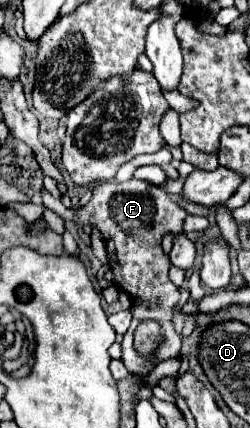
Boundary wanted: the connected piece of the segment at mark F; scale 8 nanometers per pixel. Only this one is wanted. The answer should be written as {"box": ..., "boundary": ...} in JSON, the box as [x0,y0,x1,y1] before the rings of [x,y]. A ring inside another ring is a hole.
{"box":[41,180,187,378],"boundary":[[[143,180],[97,184],[93,188],[93,198],[79,212],[67,210],[63,206],[63,202],[55,200],[45,188],[41,190],[41,196],[43,196],[43,204],[47,208],[55,210],[63,220],[91,224],[91,216],[93,216],[97,228],[101,230],[105,244],[111,248],[111,242],[113,242],[115,250],[107,250],[107,256],[109,256],[109,266],[115,274],[115,282],[121,290],[125,290],[135,300],[133,302],[133,322],[121,342],[121,346],[123,346],[121,360],[131,374],[147,378],[149,372],[159,362],[175,358],[181,350],[181,336],[173,330],[173,324],[171,324],[171,316],[173,316],[171,312],[179,300],[179,290],[167,276],[171,262],[169,262],[169,256],[163,254],[163,250],[159,246],[161,246],[161,238],[165,234],[183,232],[183,220],[185,220],[187,212],[183,208],[179,208],[161,186],[155,186],[155,184],[149,184]],[[143,320],[155,320],[155,322],[159,322],[159,326],[163,330],[163,340],[159,342],[157,352],[155,352],[157,362],[145,362],[143,356],[133,346],[133,332]]]}

